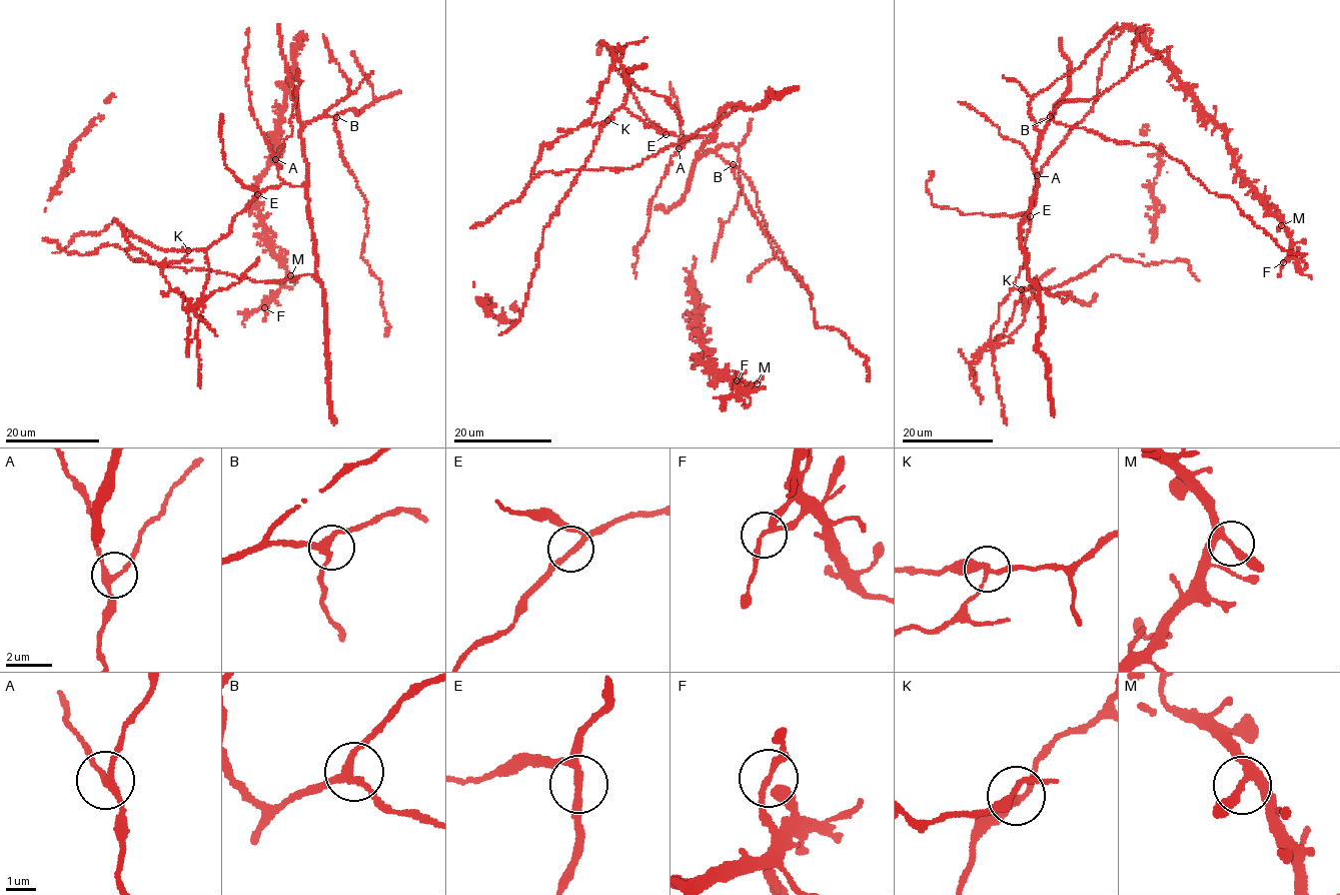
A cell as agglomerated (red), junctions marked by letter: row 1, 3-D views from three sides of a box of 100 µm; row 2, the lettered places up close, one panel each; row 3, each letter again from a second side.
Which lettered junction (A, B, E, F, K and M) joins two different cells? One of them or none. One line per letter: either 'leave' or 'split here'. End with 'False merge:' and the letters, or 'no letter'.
A: leave
B: leave
E: leave
F: leave
K: split here
M: leave
False merge: K

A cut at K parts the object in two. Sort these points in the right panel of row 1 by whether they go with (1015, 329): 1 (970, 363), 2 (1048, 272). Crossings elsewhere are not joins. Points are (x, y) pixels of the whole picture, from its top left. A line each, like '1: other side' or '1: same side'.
1: same side
2: same side

